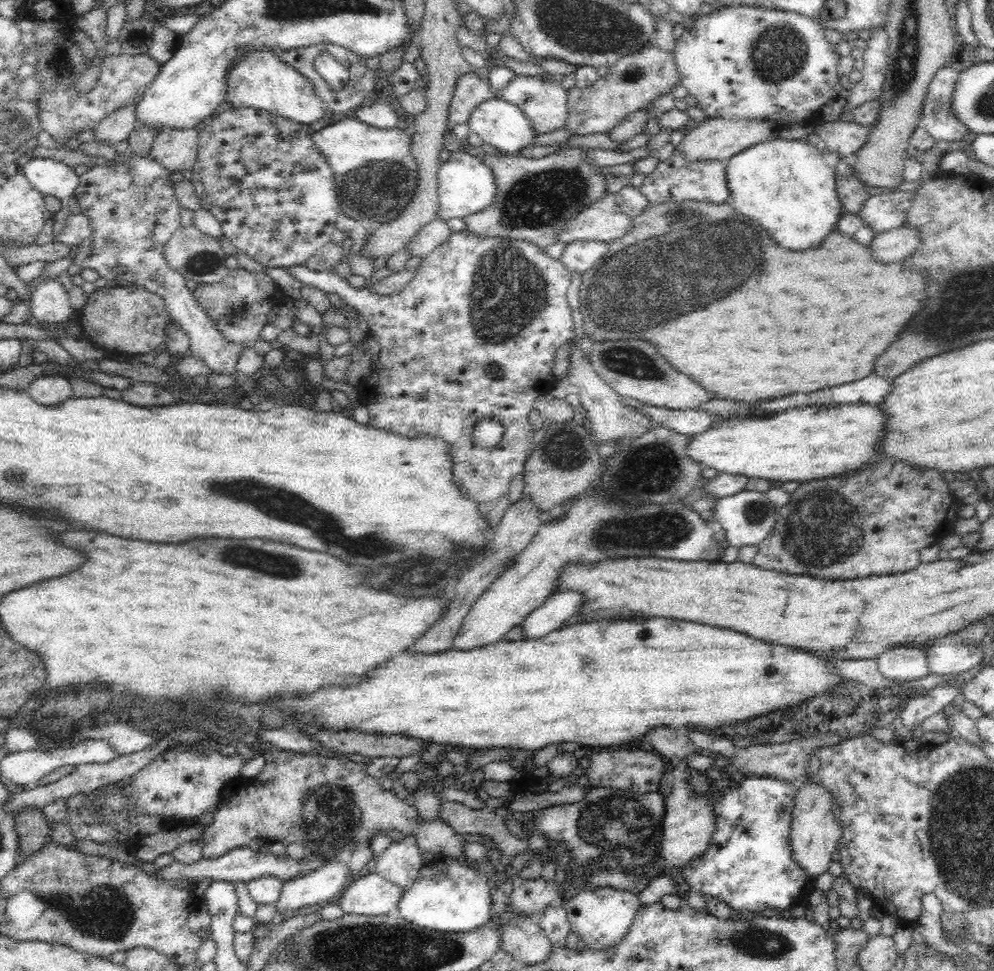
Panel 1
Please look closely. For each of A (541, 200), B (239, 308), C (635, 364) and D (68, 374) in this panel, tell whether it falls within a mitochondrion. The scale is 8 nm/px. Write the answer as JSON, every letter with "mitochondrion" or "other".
{"A":"mitochondrion","B":"mitochondrion","C":"mitochondrion","D":"other"}

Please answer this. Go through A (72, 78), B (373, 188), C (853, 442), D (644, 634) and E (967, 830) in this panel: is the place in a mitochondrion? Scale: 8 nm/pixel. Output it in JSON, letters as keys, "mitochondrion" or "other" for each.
{"A":"other","B":"mitochondrion","C":"other","D":"other","E":"mitochondrion"}

